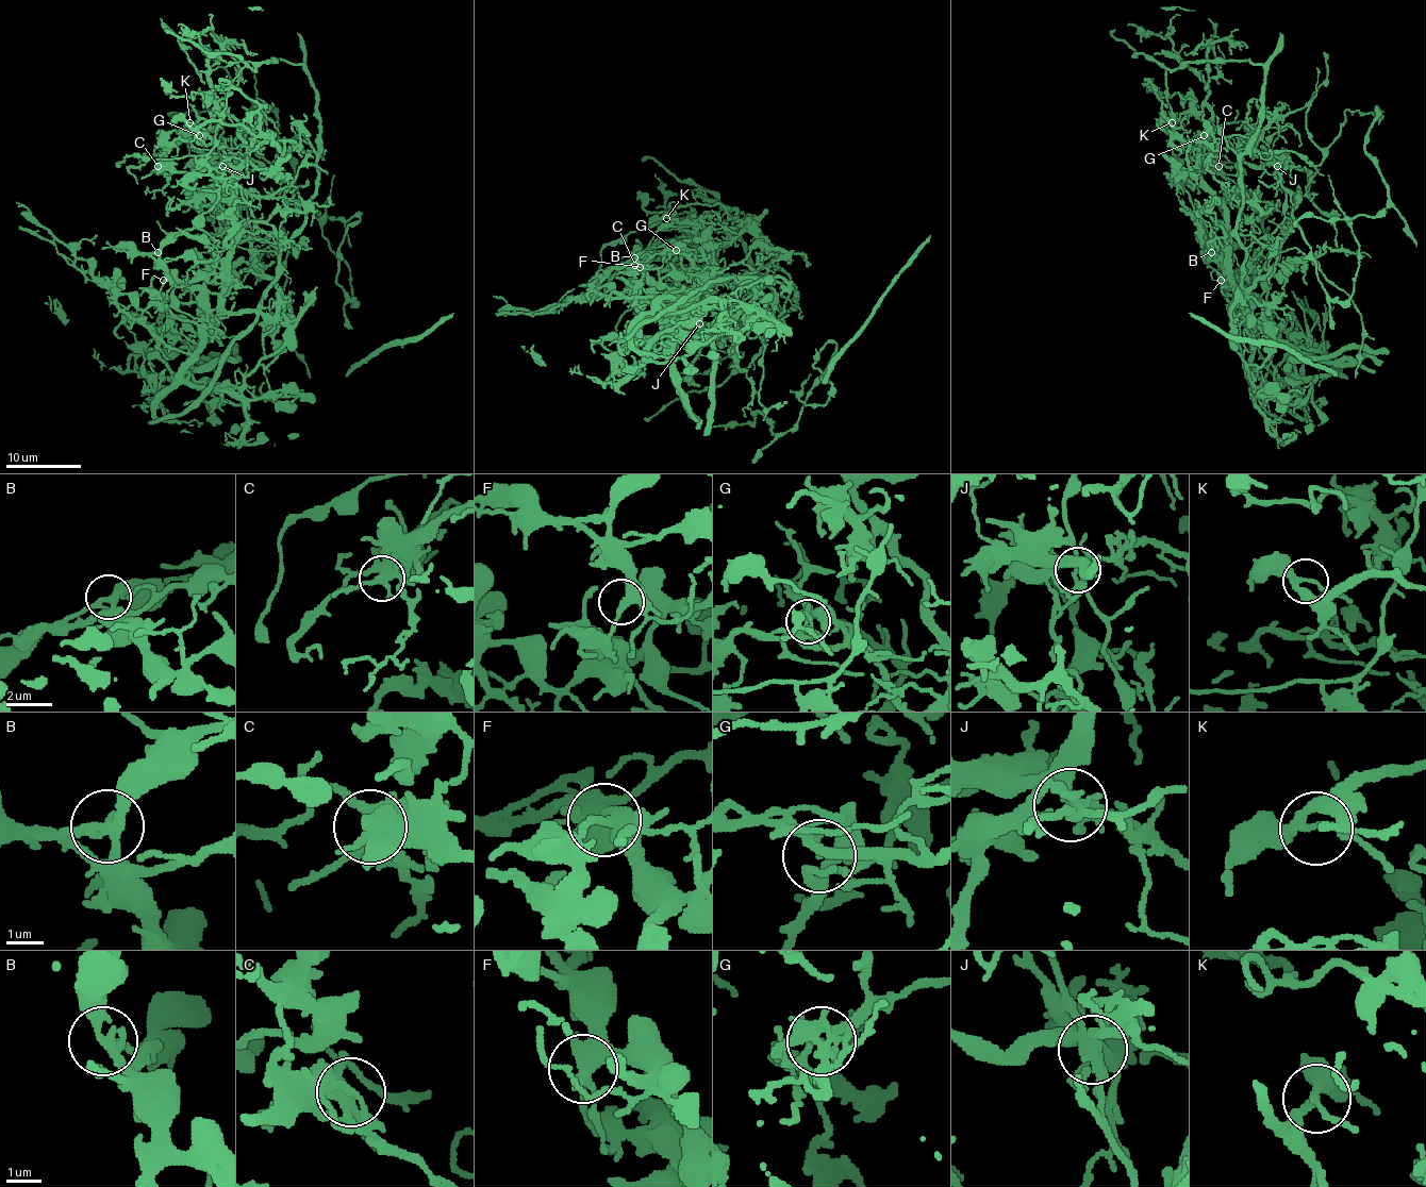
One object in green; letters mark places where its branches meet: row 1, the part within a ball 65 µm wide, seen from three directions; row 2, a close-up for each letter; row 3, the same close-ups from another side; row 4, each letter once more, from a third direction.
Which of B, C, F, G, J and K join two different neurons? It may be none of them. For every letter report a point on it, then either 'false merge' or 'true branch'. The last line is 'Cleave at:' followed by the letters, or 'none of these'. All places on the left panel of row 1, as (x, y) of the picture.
B: place (158, 252); true branch
C: place (158, 166); true branch
F: place (163, 280); true branch
G: place (199, 135); true branch
J: place (222, 166); false merge
K: place (189, 122); true branch
Cleave at: J

